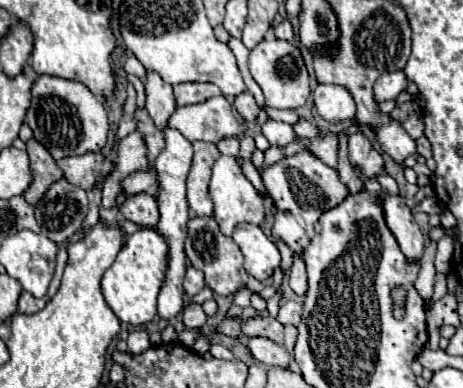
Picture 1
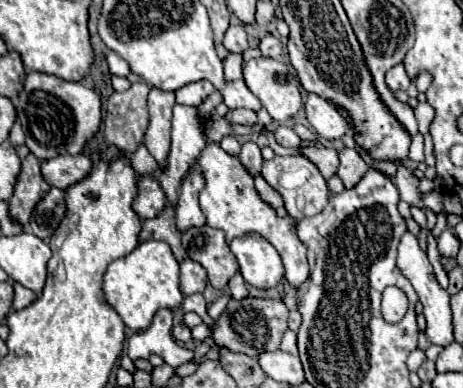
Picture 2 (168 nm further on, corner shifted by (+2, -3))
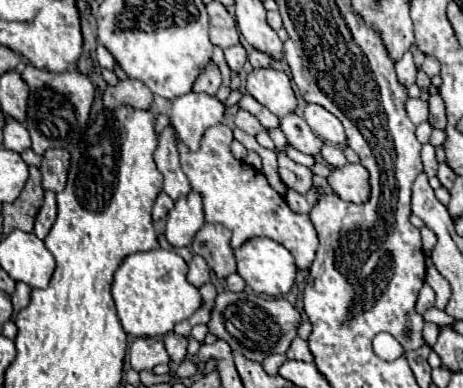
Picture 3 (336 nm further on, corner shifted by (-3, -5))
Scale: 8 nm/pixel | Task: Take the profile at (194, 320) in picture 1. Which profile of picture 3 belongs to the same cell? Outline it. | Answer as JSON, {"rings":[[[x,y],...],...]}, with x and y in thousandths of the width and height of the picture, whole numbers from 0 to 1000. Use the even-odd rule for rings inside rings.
{"rings":[[[365,858],[352,869],[352,884],[356,884],[356,905],[374,936],[391,936],[404,920],[404,874],[400,869]]]}

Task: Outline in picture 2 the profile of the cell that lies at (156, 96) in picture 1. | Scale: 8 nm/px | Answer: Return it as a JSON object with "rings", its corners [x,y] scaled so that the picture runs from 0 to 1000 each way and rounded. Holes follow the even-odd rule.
{"rings":[[[328,224],[320,245],[324,322],[315,338],[315,379],[341,420],[354,420],[367,384],[367,307],[376,276],[376,240]]]}

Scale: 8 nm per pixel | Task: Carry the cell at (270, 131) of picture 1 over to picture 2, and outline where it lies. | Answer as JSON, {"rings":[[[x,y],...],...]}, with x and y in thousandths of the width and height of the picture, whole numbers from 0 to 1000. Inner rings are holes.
{"rings":[[[605,322],[596,338],[596,363],[609,374],[609,379],[648,379],[652,374],[652,358],[622,327],[622,322]]]}

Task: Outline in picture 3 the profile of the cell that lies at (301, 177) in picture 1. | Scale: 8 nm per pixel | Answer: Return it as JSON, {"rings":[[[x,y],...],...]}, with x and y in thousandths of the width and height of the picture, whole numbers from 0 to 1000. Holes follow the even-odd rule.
{"rings":[[[598,389],[598,415],[603,415],[603,451],[620,482],[629,482],[646,497],[663,497],[676,482],[672,436],[654,430],[646,420],[633,420],[611,389]]]}

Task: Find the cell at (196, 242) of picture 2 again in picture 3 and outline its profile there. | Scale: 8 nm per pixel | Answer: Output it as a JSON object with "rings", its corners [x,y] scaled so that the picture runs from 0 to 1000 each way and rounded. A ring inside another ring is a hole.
{"rings":[[[443,575],[417,616],[413,647],[443,662],[451,688],[469,714],[490,714],[508,704],[508,662],[495,631],[499,595],[477,575]]]}

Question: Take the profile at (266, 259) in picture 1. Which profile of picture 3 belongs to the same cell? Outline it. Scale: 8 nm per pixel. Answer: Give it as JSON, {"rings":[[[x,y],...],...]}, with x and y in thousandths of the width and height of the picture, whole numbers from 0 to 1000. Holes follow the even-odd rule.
{"rings":[[[546,611],[529,621],[512,647],[512,704],[525,714],[525,724],[555,755],[555,760],[585,760],[585,765],[607,765],[629,750],[637,714],[641,714],[641,688],[633,657],[598,621],[577,616],[577,611]]]}

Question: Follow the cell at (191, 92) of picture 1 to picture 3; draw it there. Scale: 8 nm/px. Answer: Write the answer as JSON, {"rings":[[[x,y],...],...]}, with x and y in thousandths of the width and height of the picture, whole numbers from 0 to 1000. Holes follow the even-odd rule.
{"rings":[[[456,157],[443,168],[443,183],[434,183],[434,193],[425,198],[421,219],[417,219],[417,235],[425,240],[451,240],[451,245],[464,245],[469,229],[477,219],[477,183],[473,173]]]}

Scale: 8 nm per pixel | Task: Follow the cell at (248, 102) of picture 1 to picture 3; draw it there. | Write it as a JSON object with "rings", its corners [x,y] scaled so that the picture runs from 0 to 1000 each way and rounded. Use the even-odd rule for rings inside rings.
{"rings":[[[516,281],[516,286],[512,286],[508,322],[512,322],[521,338],[538,343],[538,348],[555,348],[559,338],[568,338],[564,317],[559,317],[559,312],[538,291],[538,286],[525,286],[525,281]]]}

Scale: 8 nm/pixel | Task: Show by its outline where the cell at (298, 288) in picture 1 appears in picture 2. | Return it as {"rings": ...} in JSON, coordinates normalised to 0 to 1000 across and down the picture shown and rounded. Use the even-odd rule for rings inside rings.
{"rings":[[[449,369],[423,420],[436,436],[441,461],[445,461],[445,482],[432,497],[432,534],[445,554],[449,580],[479,590],[488,601],[492,626],[505,611],[518,611],[518,606],[531,606],[531,601],[566,606],[605,652],[613,693],[618,693],[613,714],[622,719],[622,729],[635,745],[648,745],[648,735],[665,719],[665,673],[661,673],[661,642],[644,621],[635,570],[626,559],[613,559],[613,564],[596,559],[596,544],[562,513],[557,492],[549,487],[549,461],[523,430],[514,405],[492,399],[475,374]]]}

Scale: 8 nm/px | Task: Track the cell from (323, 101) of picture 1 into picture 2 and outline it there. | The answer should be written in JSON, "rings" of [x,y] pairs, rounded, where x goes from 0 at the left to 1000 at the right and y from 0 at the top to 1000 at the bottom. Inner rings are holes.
{"rings":[[[670,240],[661,255],[661,302],[670,312],[670,322],[678,327],[678,338],[691,353],[704,358],[734,358],[739,348],[747,348],[752,338],[752,317],[743,312],[743,302],[726,286],[721,271],[713,271],[704,255],[695,255],[683,240]]]}

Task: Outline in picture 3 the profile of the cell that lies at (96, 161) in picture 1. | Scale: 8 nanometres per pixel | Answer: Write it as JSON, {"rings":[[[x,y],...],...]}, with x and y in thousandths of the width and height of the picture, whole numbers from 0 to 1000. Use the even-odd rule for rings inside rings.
{"rings":[[[106,384],[93,399],[89,420],[93,446],[93,487],[127,497],[140,487],[145,436],[149,436],[149,394],[140,384]]]}

